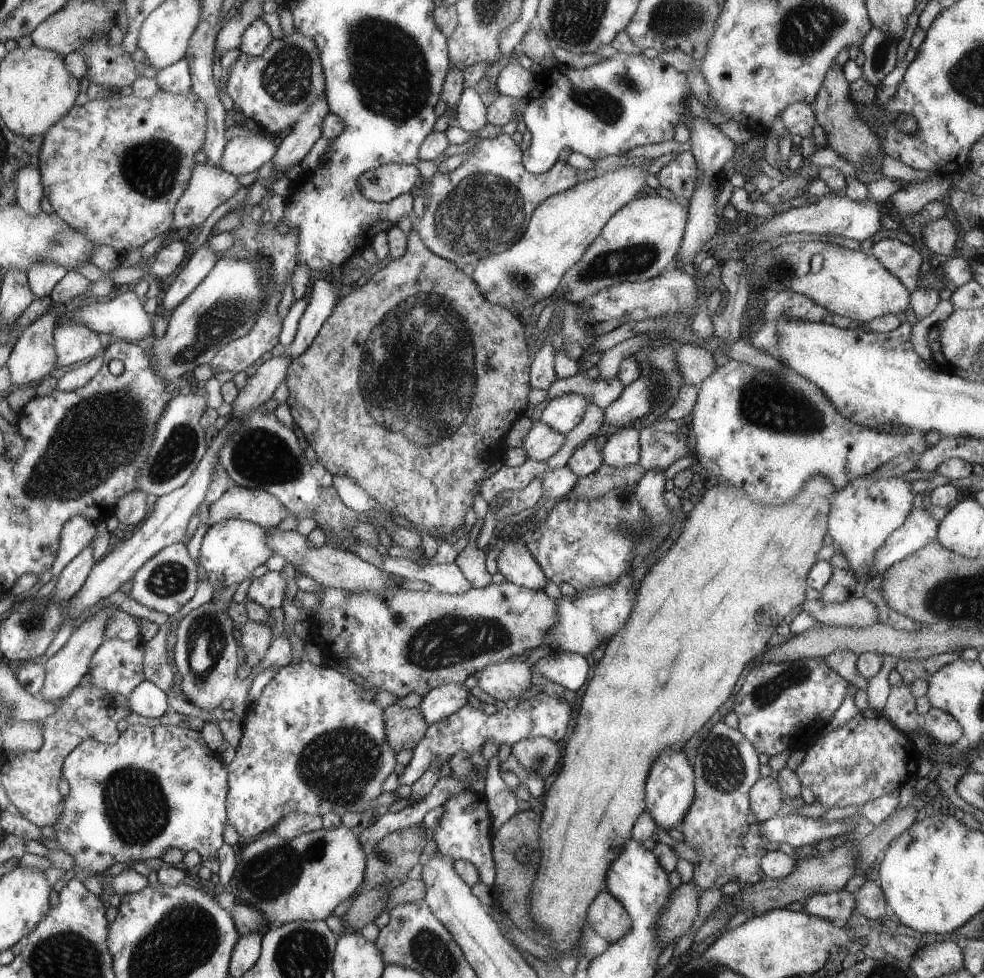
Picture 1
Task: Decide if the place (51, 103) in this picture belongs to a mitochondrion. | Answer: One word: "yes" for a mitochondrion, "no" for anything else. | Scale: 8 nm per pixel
no

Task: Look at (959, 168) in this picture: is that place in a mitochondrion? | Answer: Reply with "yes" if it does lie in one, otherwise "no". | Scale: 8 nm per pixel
no

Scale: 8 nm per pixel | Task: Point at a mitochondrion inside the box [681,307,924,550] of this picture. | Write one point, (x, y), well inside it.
(772, 405)

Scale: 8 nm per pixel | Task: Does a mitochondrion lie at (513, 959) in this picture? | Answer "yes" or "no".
no

